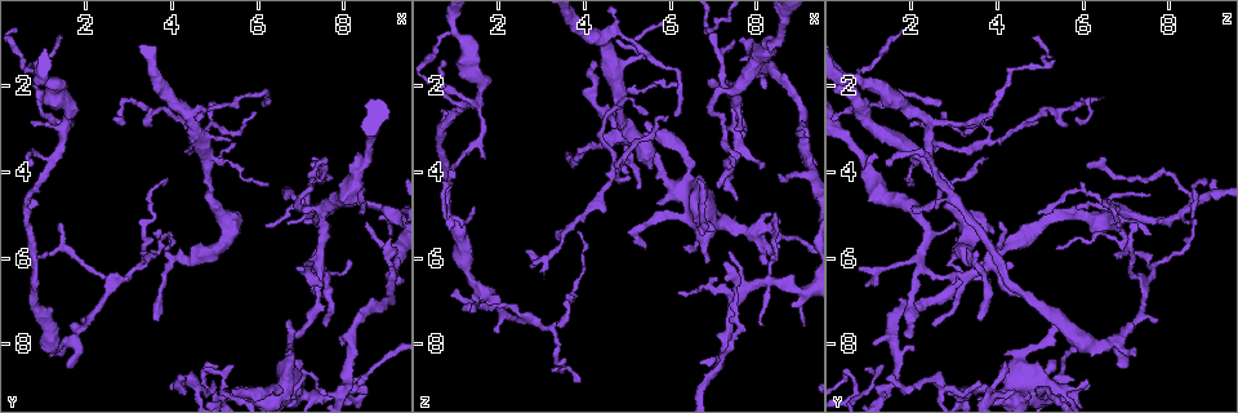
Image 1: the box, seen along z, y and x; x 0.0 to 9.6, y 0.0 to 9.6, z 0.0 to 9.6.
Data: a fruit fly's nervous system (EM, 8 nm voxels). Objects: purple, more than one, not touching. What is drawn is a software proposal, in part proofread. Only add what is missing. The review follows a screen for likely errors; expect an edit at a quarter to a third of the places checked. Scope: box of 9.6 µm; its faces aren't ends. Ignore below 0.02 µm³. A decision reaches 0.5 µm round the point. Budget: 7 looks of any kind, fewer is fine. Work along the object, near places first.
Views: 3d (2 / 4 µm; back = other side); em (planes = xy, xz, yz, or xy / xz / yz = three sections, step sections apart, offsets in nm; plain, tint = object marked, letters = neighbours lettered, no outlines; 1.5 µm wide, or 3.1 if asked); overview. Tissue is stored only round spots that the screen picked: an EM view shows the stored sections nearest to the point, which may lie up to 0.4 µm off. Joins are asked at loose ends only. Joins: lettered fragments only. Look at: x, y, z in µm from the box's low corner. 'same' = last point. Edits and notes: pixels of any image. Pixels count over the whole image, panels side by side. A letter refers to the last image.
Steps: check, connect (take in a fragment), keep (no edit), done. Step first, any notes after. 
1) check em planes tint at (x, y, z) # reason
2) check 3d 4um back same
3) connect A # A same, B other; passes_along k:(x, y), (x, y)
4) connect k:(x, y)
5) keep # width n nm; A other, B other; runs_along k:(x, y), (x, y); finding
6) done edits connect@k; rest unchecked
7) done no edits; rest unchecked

check em planes tint at (6.95, 8.85, 6.10) # free end

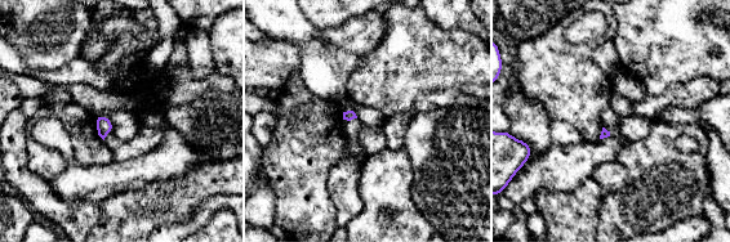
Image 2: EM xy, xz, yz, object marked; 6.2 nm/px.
check em planes letters same # see the neighbours

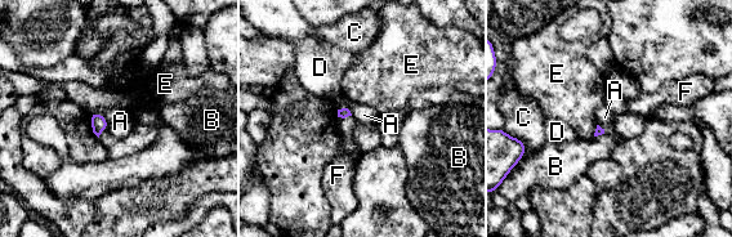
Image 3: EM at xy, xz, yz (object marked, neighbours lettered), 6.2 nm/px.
connect F # longest_contact A 100 nm; A other, B other, C other, D other, E other, F same; it goes on there

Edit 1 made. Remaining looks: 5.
check overview

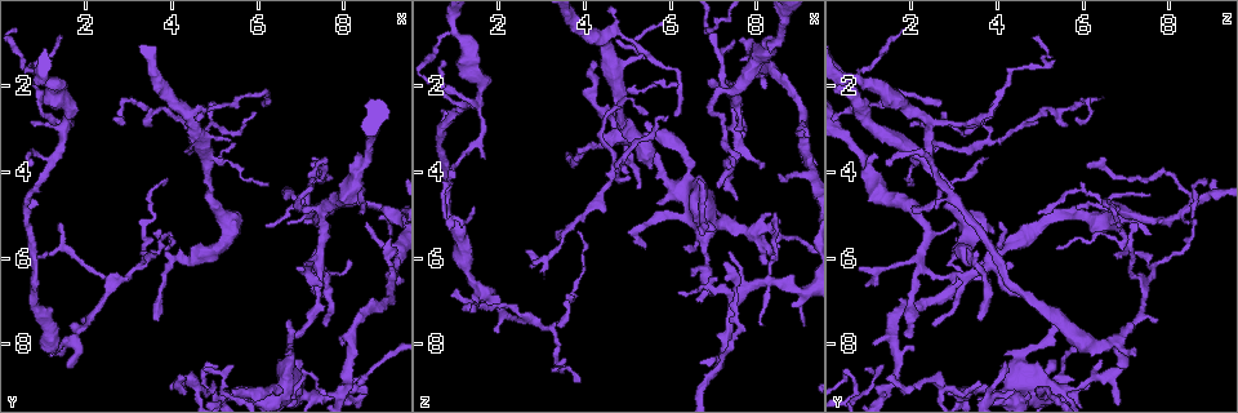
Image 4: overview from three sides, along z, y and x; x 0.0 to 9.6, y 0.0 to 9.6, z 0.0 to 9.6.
check 3d 2um at (3.60, 7.40, 3.60) # end of a long branch

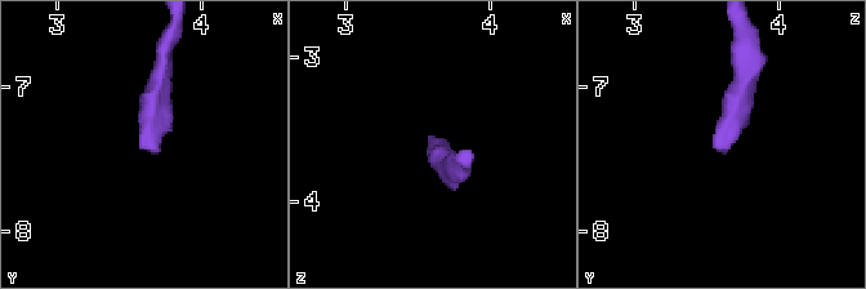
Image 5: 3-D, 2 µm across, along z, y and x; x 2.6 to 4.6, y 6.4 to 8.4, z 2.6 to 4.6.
check em planes plain at (3.58, 7.44, 3.58)

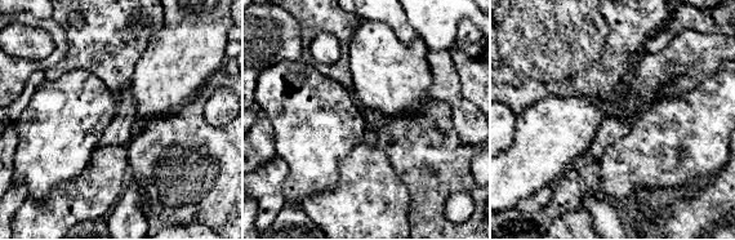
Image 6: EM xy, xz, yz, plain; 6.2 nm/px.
check em planes letters same # what lies round it

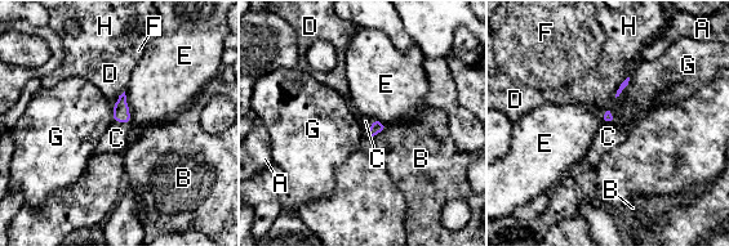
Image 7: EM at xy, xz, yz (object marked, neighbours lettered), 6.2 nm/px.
connect C # A other, B other, C same, D other, E other, F other, G other, H other; passes_along 7:(120, 113), (121, 122), (116, 138); it goes on there

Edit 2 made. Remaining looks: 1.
done edits connect@3, connect@7; rest unchecked

